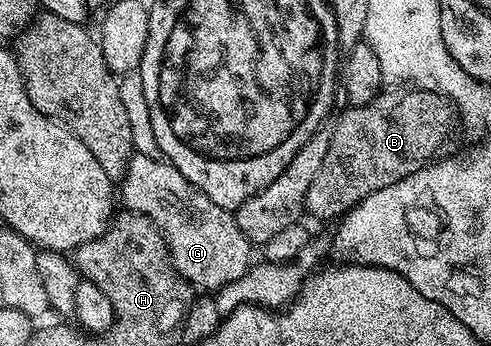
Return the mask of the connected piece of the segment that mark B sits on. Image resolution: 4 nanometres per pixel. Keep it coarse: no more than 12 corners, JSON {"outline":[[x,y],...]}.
{"outline":[[438,91],[344,108],[305,206],[342,218],[436,160],[457,110]]}

